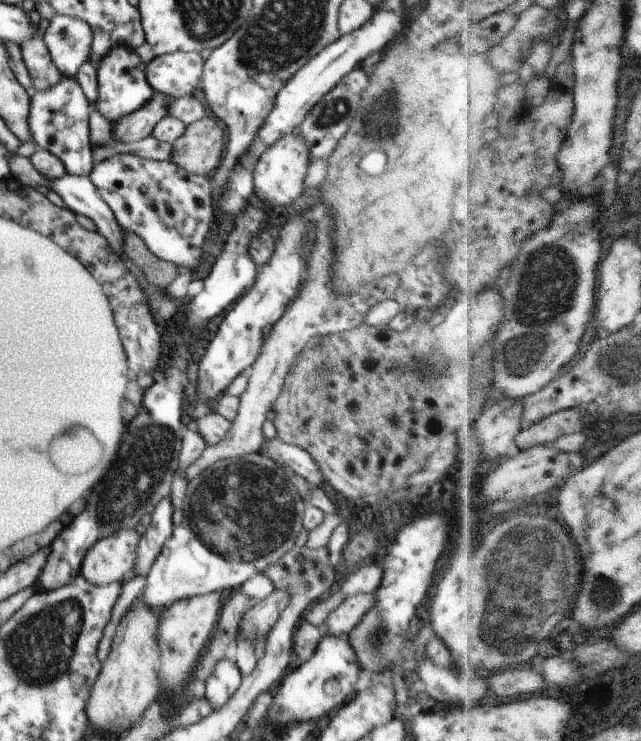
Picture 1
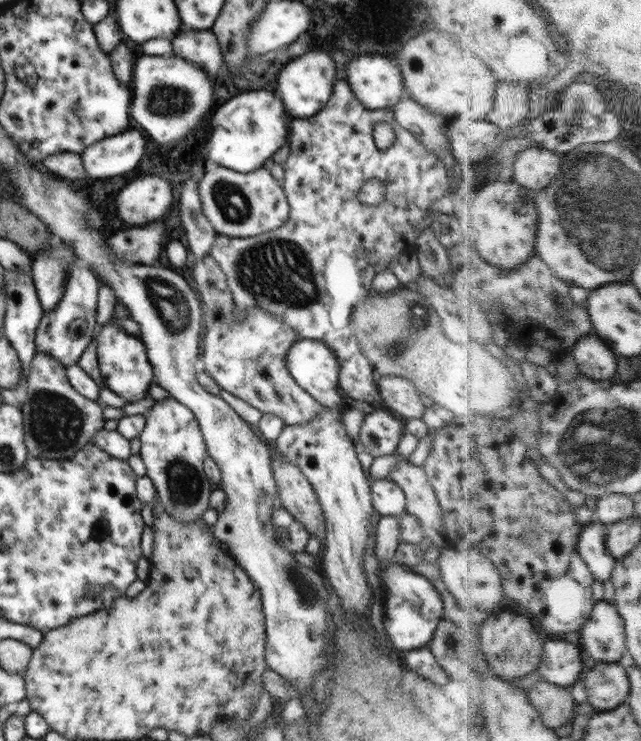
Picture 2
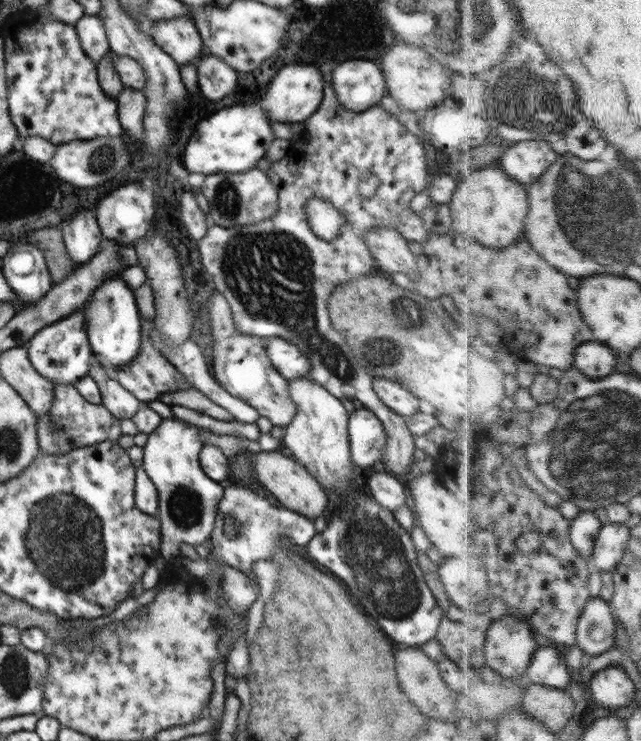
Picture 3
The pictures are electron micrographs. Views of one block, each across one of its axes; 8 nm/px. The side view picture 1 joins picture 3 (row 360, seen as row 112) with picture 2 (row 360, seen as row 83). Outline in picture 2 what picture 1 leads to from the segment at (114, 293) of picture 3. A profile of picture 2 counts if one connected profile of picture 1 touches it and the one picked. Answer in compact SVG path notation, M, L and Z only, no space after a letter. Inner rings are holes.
M114 318L96 333L94 339L96 339L97 360L105 387L120 398L124 398L126 404L148 398L149 387L155 376L144 342L138 336L122 330L121 326L114 323Z

